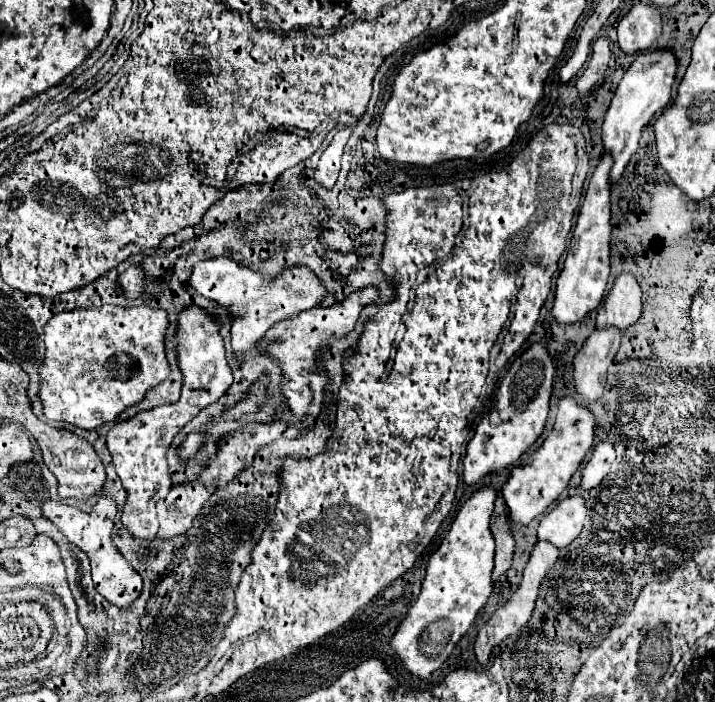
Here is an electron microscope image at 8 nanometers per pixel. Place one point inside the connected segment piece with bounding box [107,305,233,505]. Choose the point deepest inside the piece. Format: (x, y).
(138, 446)

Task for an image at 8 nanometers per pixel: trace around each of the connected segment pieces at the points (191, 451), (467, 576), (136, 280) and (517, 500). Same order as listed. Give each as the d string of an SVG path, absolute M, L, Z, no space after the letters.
M201 429L201 431L193 431L193 433L189 433L187 437L185 437L185 441L181 443L181 447L179 447L179 455L187 461L191 455L195 455L197 453L197 449L201 447L201 443L205 441L205 435L203 435L205 431Z
M487 485L475 491L463 503L441 547L429 559L419 599L409 609L407 617L403 619L393 637L391 645L401 657L403 665L409 673L421 679L429 677L435 669L443 665L455 643L467 633L479 609L487 603L487 597L491 595L495 541L489 529L489 521L495 497L495 489Z
M129 267L121 277L119 285L127 299L139 299L145 289L145 271L141 267Z
M571 395L561 397L553 431L545 437L543 445L535 453L531 453L525 465L517 465L511 469L507 481L501 487L501 493L509 507L509 515L515 523L527 525L539 513L547 511L547 507L563 493L571 475L583 463L587 451L593 445L593 429L595 429L593 413L585 405L579 405Z

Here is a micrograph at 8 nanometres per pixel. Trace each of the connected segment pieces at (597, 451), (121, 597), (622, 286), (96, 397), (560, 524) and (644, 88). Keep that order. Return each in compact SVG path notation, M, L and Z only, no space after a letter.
M601 441L595 445L591 459L585 463L583 469L583 479L581 479L581 487L583 489L593 489L597 487L609 473L611 463L615 461L615 451L611 449L609 441Z
M99 495L97 501L89 507L89 511L71 505L71 537L69 543L83 549L91 561L91 575L95 589L117 607L131 605L143 587L141 575L129 565L129 561L119 553L119 549L113 545L113 527L115 527L115 515L117 515L117 503L105 495Z
M621 273L597 311L597 329L615 325L625 331L641 317L641 287L633 273Z
M101 305L93 309L73 309L73 311L63 311L53 315L47 325L43 327L45 335L45 359L39 365L39 399L43 405L43 415L53 421L65 421L71 425L77 425L81 429L95 429L97 425L103 425L107 421L115 421L127 407L139 403L149 389L159 385L169 377L169 363L165 357L165 329L167 329L167 311L163 309L151 309L149 305L133 305L133 307L121 307L121 305Z
M569 495L559 501L539 523L537 537L551 541L559 549L569 545L583 529L587 515L585 499L581 495Z
M665 47L665 49L639 53L637 59L631 63L631 67L625 71L623 79L619 81L603 123L603 145L605 151L609 151L613 157L611 183L619 181L619 177L623 175L625 165L629 163L631 155L637 151L641 131L649 123L653 113L667 107L667 103L671 101L675 71L677 71L677 57L671 47Z

